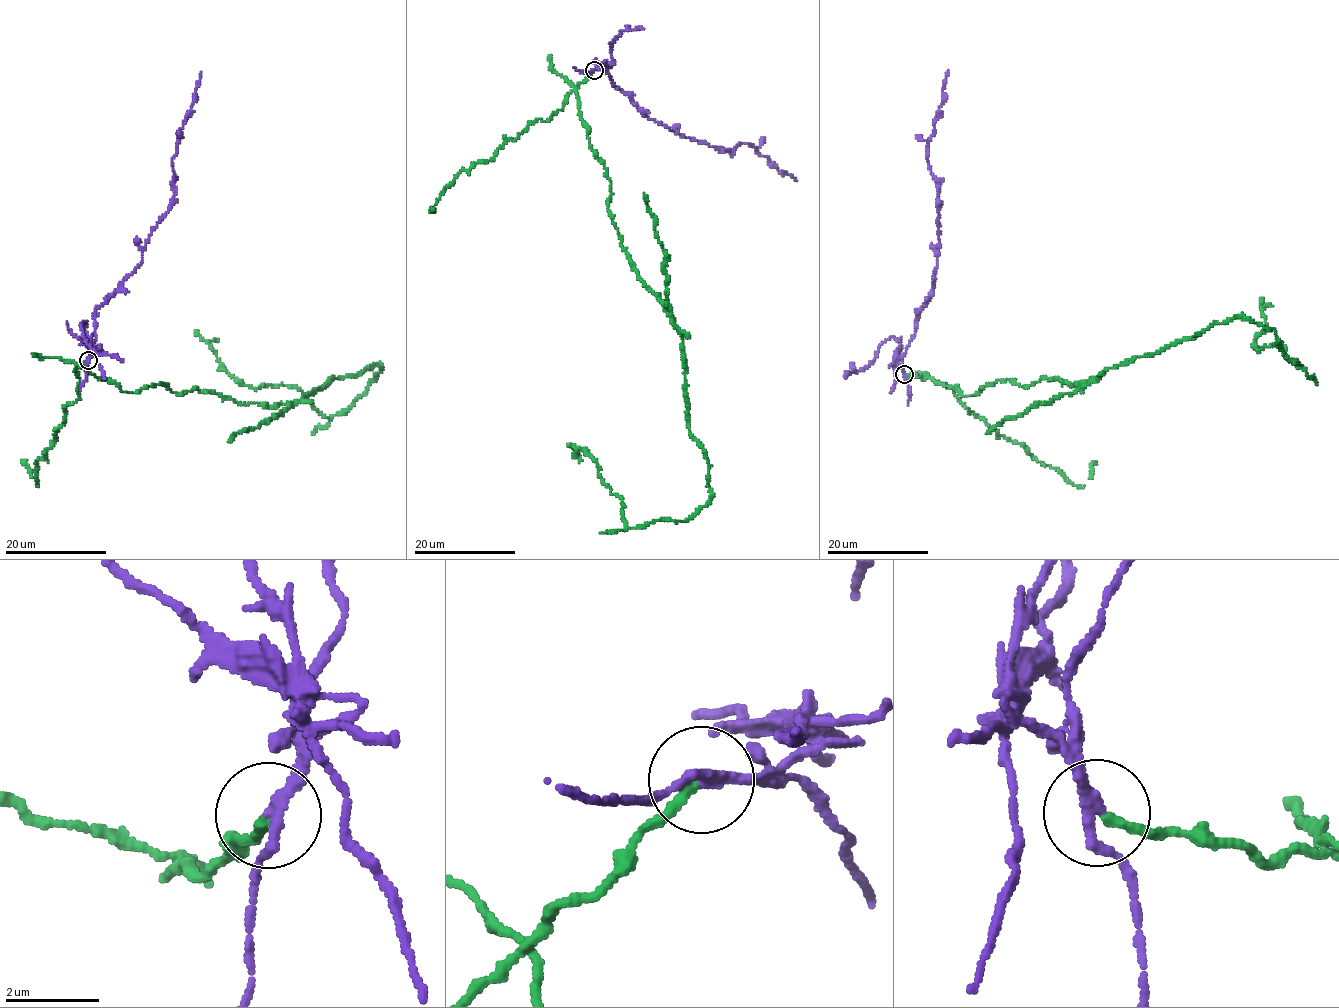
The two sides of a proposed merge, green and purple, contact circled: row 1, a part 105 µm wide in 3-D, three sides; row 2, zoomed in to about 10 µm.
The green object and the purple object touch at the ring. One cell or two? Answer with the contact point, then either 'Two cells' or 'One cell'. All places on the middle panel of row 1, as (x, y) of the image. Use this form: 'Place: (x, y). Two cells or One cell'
Place: (594, 70). Two cells

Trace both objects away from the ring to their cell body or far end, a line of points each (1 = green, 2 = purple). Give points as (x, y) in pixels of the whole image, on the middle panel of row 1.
1: (594, 70), (579, 118), (622, 247), (682, 339), (710, 503), (626, 527), (620, 496), (570, 446)
2: (594, 70), (605, 70), (612, 85), (669, 130), (726, 151), (752, 145), (796, 180)

